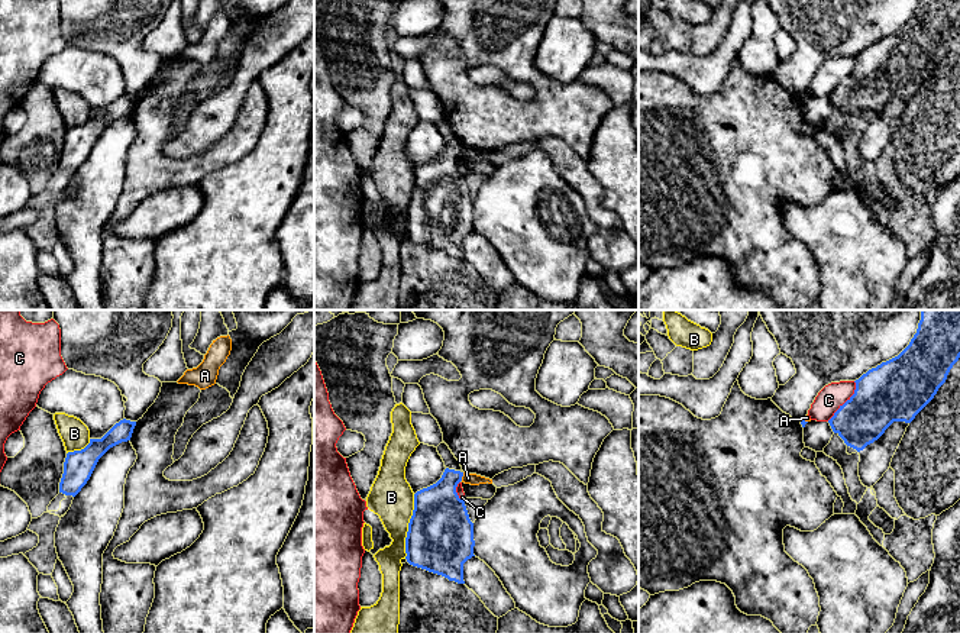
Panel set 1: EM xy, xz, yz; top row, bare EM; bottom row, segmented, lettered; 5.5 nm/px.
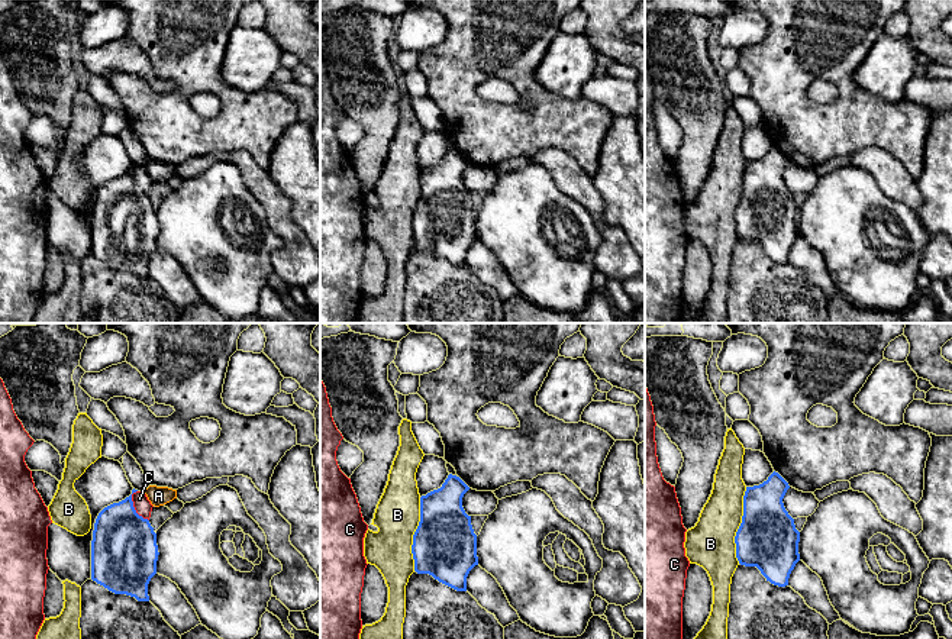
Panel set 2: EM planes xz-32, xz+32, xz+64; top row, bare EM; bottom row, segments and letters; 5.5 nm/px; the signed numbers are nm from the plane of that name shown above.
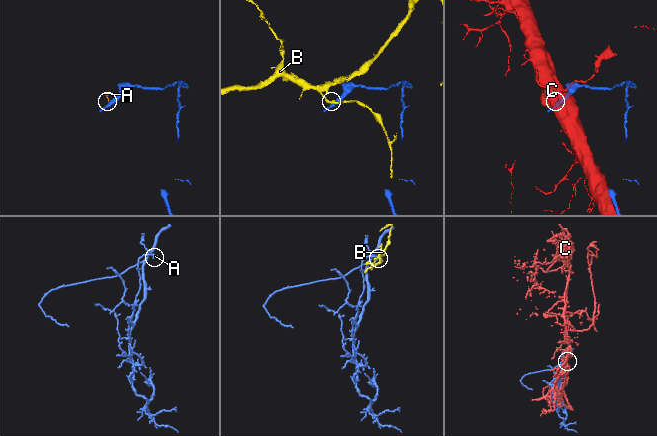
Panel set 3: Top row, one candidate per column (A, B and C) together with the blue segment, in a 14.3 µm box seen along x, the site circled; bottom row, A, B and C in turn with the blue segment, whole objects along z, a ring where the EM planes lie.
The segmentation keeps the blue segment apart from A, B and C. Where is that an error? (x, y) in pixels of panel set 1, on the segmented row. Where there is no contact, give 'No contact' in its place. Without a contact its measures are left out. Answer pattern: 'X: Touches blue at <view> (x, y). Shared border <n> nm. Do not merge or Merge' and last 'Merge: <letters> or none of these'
A: Touches blue at xz (462, 475). Shared border 50 nm. Do not merge
B: Touches blue at xz (409, 526). Shared border 360 nm. Do not merge
C: Touches blue at yz (846, 401). Shared border 280 nm. Do not merge
Merge: none of these

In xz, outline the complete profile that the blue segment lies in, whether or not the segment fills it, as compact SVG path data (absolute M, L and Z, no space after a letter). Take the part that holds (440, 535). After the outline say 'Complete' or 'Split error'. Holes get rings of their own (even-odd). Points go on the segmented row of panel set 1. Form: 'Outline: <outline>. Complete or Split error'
Outline: M446 468L442 478L414 494L405 537L410 565L465 584L463 563L473 555L473 523L456 492L463 472Z. Complete

